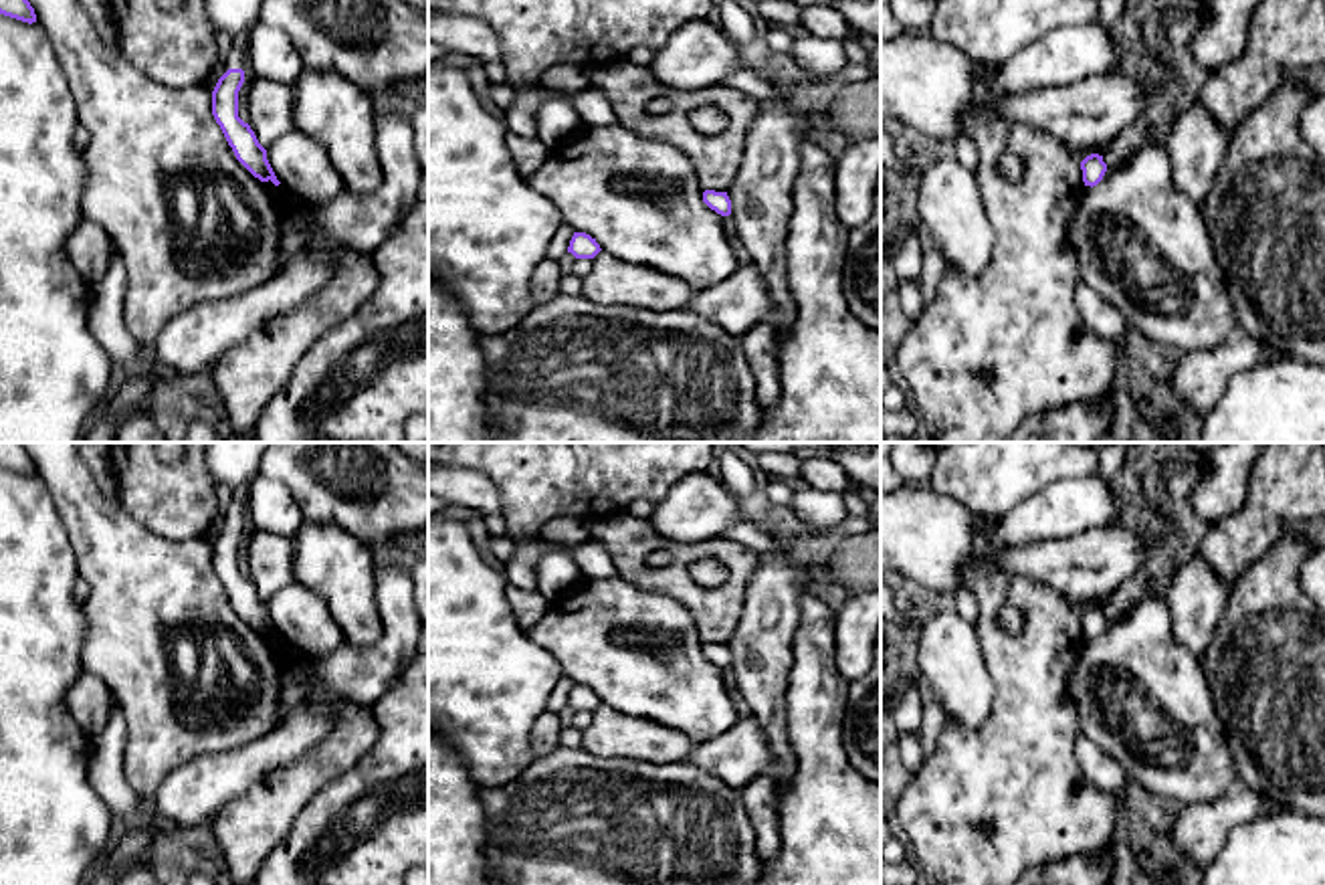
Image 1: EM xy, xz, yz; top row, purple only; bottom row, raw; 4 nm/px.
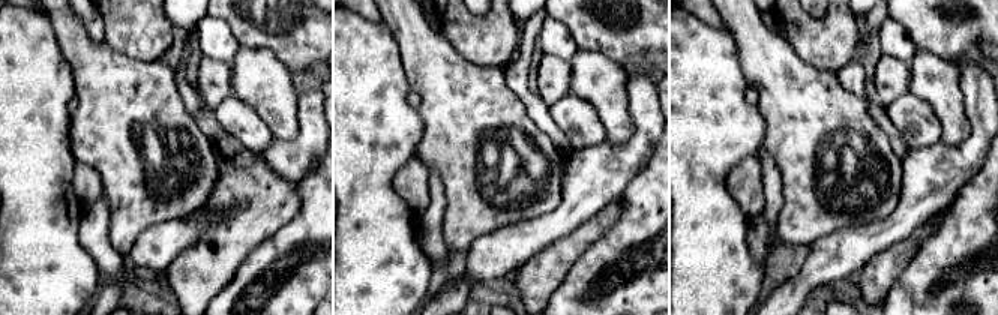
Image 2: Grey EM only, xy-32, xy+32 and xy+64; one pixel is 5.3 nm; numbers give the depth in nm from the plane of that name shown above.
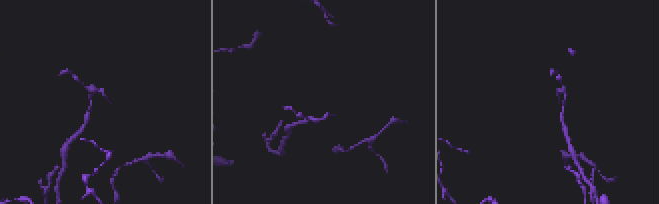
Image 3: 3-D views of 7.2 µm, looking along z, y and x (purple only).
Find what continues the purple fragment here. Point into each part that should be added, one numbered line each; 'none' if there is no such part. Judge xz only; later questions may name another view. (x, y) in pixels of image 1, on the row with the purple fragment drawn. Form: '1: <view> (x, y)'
none

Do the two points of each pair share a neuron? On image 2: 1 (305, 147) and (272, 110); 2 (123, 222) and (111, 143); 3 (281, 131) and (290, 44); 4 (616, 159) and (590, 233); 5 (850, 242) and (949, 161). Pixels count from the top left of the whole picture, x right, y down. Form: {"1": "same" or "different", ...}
{"1": "different", "2": "same", "3": "different", "4": "different", "5": "same"}

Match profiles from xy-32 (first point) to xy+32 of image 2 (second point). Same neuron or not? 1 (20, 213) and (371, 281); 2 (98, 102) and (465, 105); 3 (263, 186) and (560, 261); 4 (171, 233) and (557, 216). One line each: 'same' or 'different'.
1: same
2: same
3: same
4: same

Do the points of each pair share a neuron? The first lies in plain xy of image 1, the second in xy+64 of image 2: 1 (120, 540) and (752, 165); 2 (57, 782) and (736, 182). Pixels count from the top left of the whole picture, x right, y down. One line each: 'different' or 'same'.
1: different
2: different

